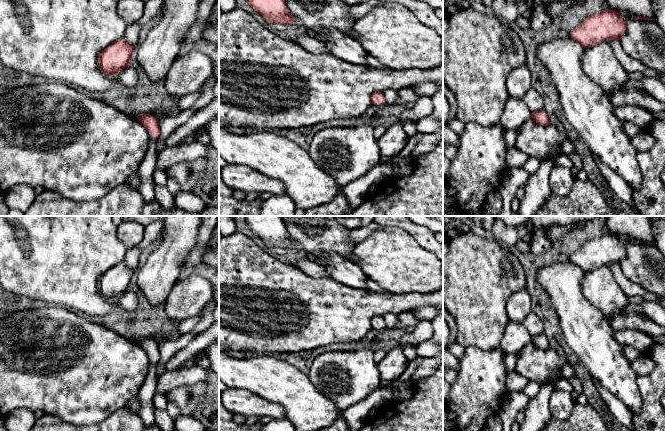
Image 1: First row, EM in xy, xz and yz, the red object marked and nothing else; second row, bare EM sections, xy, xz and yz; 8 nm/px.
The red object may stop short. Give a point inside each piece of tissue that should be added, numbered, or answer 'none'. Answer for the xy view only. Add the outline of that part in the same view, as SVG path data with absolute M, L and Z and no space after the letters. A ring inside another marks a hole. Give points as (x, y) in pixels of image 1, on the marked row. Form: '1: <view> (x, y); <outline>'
1: xy (146, 186); M150 137L148 150L137 170L140 182L136 190L146 202L152 202L155 200L154 189L156 184L153 180L153 174L157 167L157 141L158 138Z

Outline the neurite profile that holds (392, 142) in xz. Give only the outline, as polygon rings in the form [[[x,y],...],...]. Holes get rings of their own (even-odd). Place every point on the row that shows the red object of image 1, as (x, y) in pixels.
[[[401,124],[389,126],[385,133],[377,140],[382,158],[395,157],[407,145],[408,137]]]

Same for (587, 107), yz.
[[[569,35],[537,46],[537,56],[557,89],[565,118],[593,155],[622,177],[631,189],[641,187],[637,150],[615,114],[609,94],[582,68],[584,47]]]

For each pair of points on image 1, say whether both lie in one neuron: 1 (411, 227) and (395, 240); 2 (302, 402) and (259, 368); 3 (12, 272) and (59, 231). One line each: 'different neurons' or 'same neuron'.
1: different neurons
2: same neuron
3: same neuron

